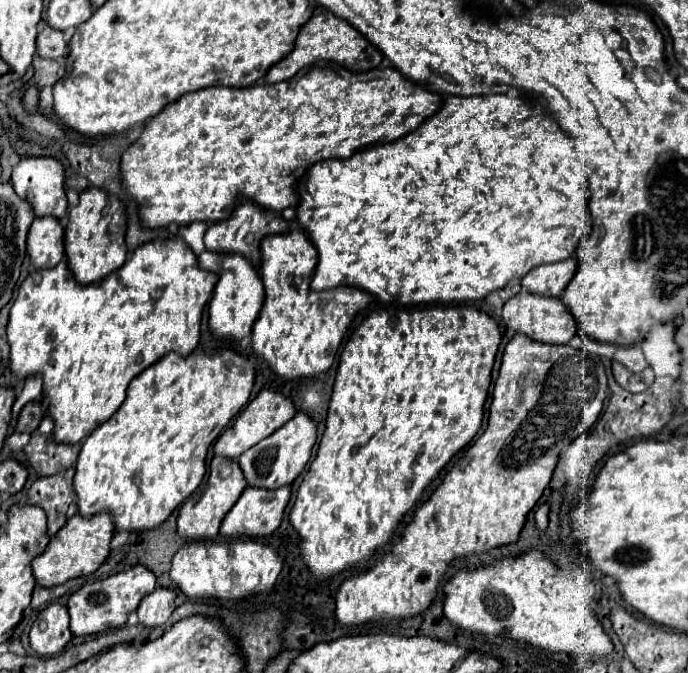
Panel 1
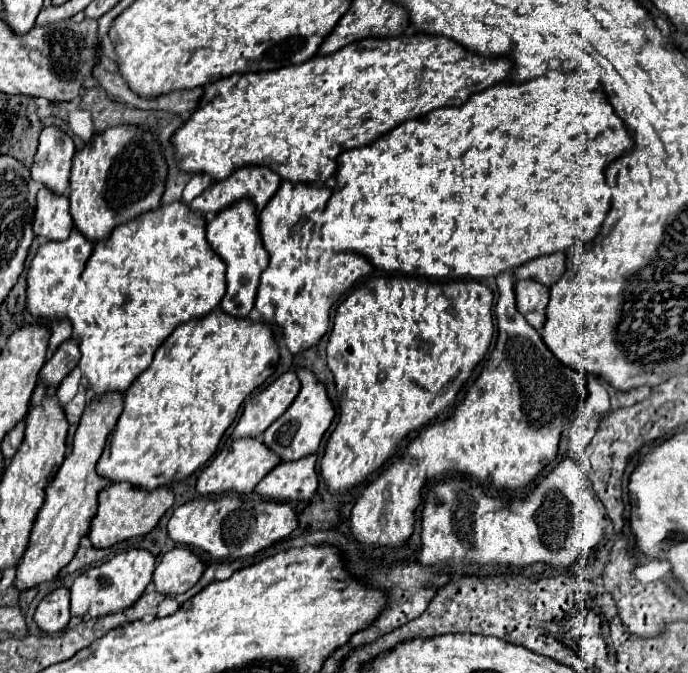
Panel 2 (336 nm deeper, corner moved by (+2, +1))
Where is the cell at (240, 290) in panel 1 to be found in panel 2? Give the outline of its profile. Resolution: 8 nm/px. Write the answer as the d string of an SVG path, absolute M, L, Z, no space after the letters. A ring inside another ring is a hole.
M242 199L217 213L217 217L213 217L207 223L207 241L227 265L227 293L219 303L219 307L233 317L249 317L257 295L259 275L265 271L269 263L269 253L263 247L257 217L259 215L251 201Z

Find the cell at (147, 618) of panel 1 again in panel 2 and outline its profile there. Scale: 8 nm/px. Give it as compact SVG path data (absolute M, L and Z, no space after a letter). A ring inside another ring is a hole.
M175 547L159 561L153 581L159 593L177 595L191 589L203 575L205 563L187 547Z

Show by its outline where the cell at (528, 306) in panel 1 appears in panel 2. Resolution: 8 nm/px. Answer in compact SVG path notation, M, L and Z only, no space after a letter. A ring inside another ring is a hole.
M525 279L515 283L515 295L517 295L517 309L519 313L537 329L543 329L545 315L547 315L547 303L549 303L549 287L541 285L539 281Z

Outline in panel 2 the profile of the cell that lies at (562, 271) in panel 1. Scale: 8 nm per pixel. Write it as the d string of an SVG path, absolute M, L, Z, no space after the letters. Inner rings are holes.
M553 253L545 257L537 257L527 261L525 265L515 269L515 277L519 279L535 279L547 287L557 283L565 271L565 253Z

